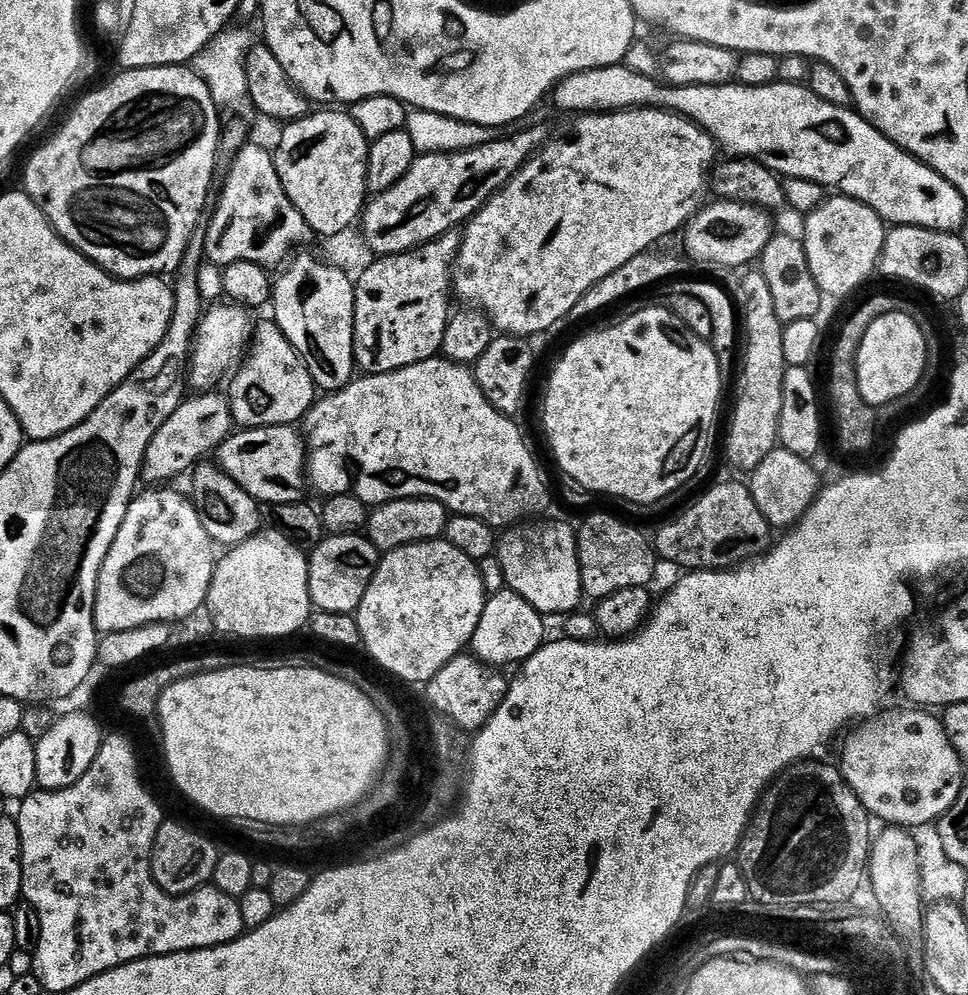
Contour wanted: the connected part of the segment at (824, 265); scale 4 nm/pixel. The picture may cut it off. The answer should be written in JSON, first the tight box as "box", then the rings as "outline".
{"box":[802,194,886,300],"outline":[[[839,194],[831,198],[807,213],[802,243],[810,262],[810,274],[814,274],[821,293],[840,300],[854,295],[872,275],[877,275],[880,256],[884,253],[886,221],[857,200]]]}

